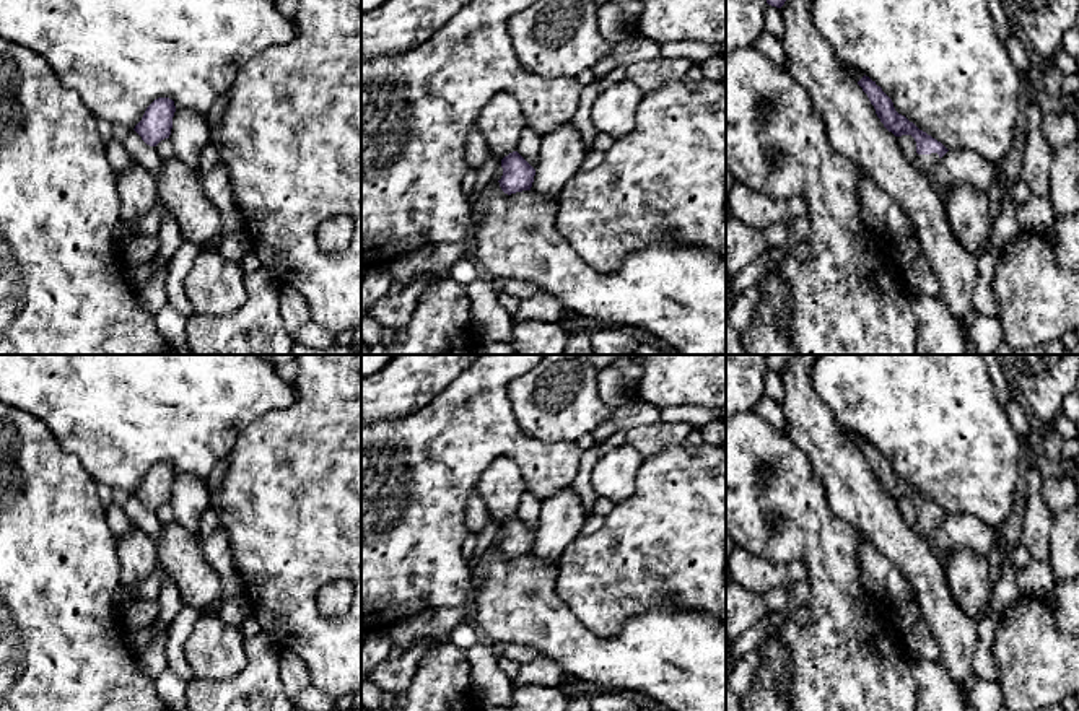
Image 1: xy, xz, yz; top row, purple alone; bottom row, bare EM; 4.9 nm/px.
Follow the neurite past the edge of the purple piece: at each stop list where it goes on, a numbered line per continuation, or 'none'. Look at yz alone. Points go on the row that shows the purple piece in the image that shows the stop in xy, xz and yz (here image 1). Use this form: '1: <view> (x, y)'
1: yz (925, 163)

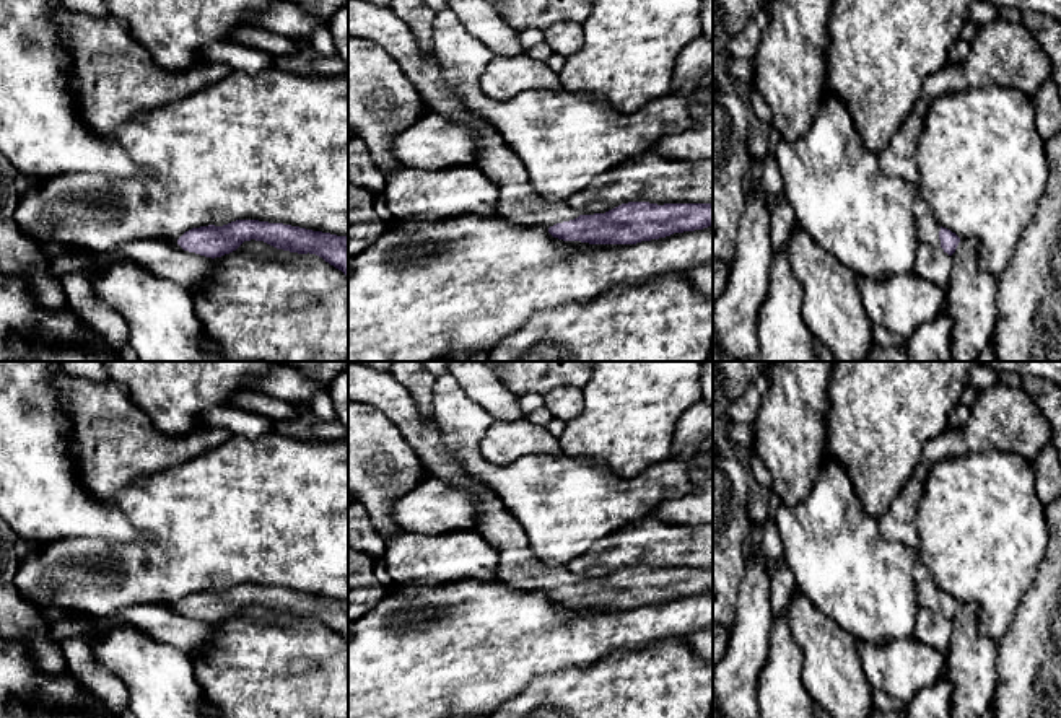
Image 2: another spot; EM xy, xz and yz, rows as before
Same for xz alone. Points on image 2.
1: xz (518, 202)

